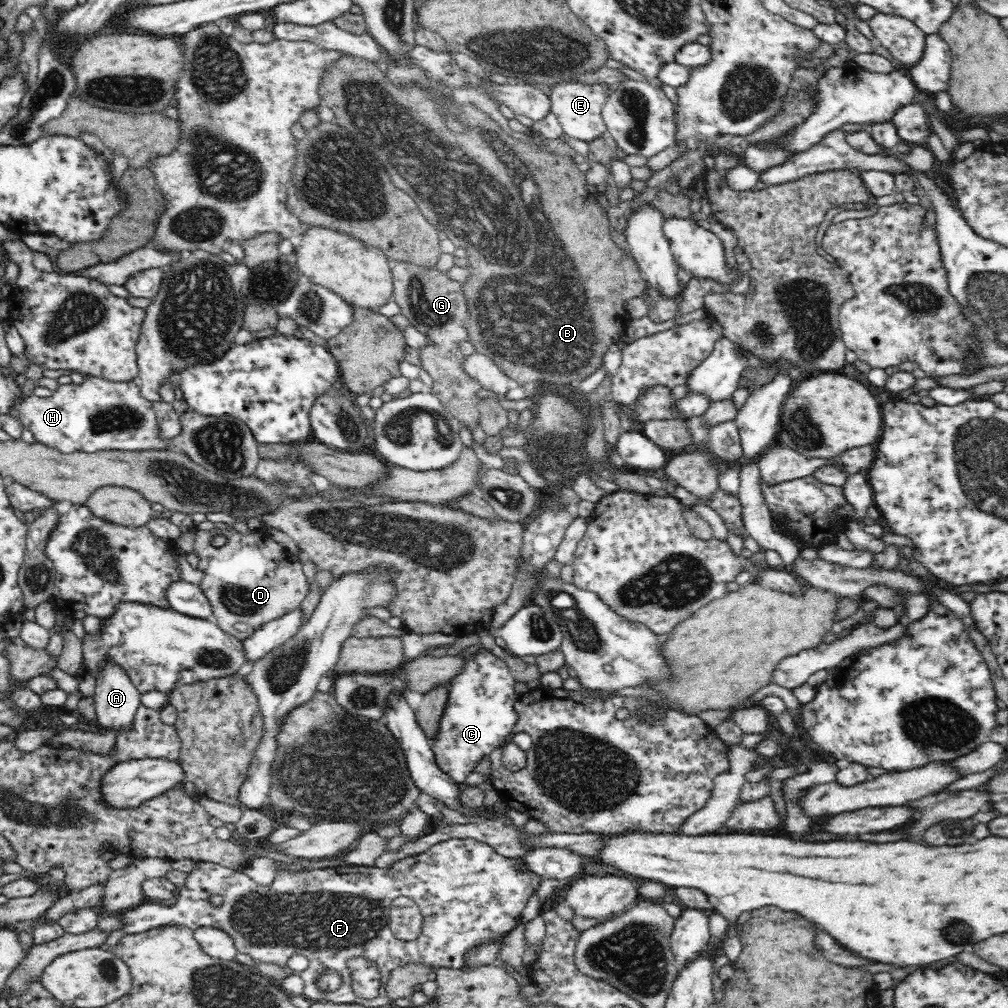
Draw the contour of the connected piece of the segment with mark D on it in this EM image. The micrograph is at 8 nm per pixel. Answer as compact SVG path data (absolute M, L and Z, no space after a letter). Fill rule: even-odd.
M217 525L208 532L193 530L196 535L193 553L199 558L198 570L204 573L199 586L208 597L212 605L213 621L221 630L244 641L253 636L267 622L301 606L308 592L308 578L302 570L301 559L294 553L285 551L282 546L271 540L269 535L263 531L242 535L236 530L228 531L221 525ZM216 536L224 536L226 544L218 548L212 546L212 540Z

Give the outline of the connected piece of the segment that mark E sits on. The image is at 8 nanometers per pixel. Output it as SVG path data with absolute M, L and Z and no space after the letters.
M561 81L553 85L551 99L551 112L556 115L562 125L563 133L578 140L589 140L598 138L607 131L606 123L602 116L602 109L608 98L607 87L598 84L585 84L584 82Z

